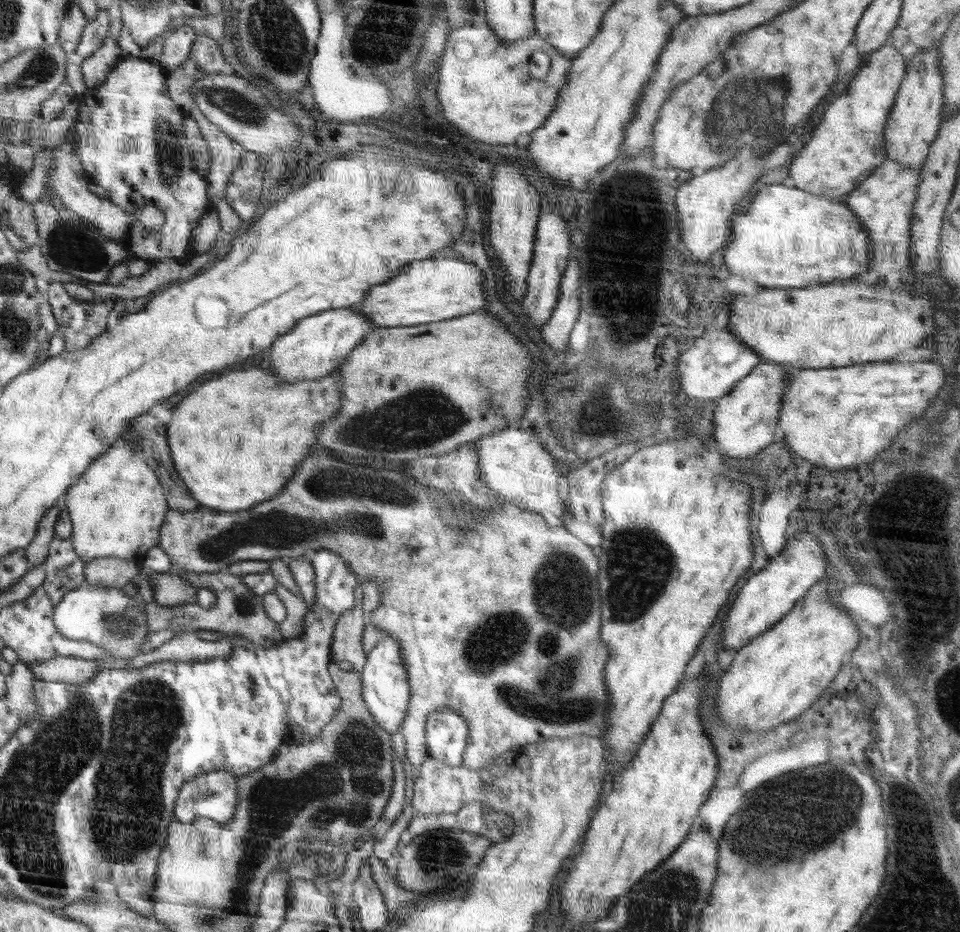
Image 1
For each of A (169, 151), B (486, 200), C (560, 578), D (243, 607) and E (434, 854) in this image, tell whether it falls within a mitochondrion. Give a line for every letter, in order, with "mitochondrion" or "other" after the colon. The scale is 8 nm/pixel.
A: mitochondrion
B: other
C: mitochondrion
D: mitochondrion
E: mitochondrion

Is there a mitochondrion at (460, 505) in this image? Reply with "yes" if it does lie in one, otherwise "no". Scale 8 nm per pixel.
yes

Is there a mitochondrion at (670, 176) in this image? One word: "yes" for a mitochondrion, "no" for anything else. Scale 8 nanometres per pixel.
no

